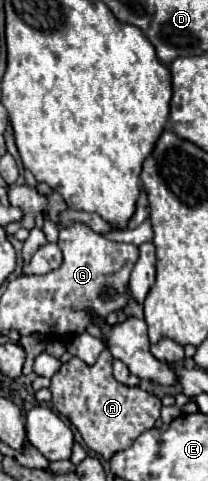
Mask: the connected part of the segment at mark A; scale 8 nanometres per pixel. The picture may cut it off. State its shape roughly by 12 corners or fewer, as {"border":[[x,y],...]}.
{"border":[[72,358],[54,374],[54,408],[106,460],[154,428],[160,398]]}

